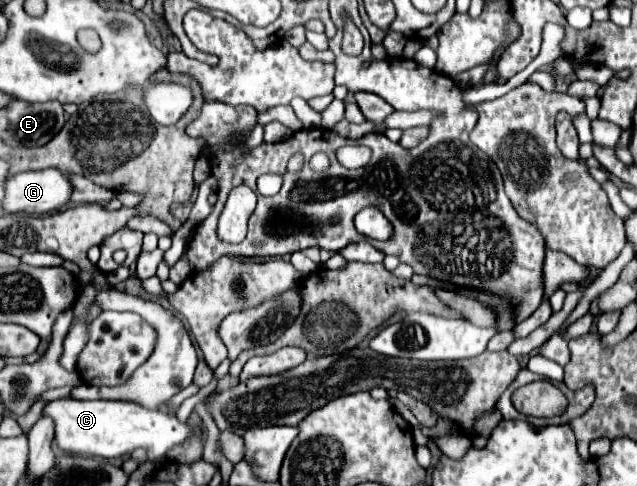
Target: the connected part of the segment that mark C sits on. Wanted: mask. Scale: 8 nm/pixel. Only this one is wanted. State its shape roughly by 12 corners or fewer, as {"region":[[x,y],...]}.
{"region":[[51,400],[63,452],[151,462],[193,428],[131,402]]}

